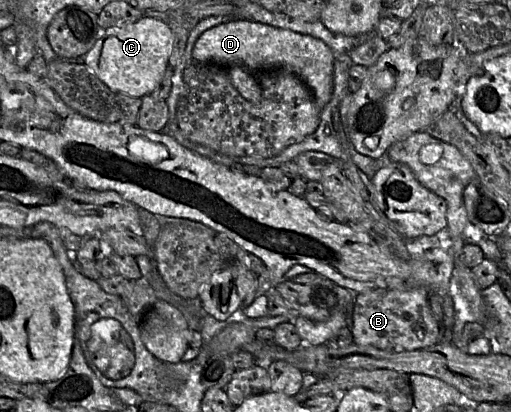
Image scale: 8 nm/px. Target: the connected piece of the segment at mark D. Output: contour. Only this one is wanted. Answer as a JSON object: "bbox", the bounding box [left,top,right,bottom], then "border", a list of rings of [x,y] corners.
{"bbox":[192,19,336,110],"border":[[[235,19],[203,32],[192,50],[192,59],[224,67],[242,68],[252,74],[264,70],[284,69],[292,72],[311,92],[322,110],[330,101],[336,54],[320,39],[281,29],[257,21]]]}

